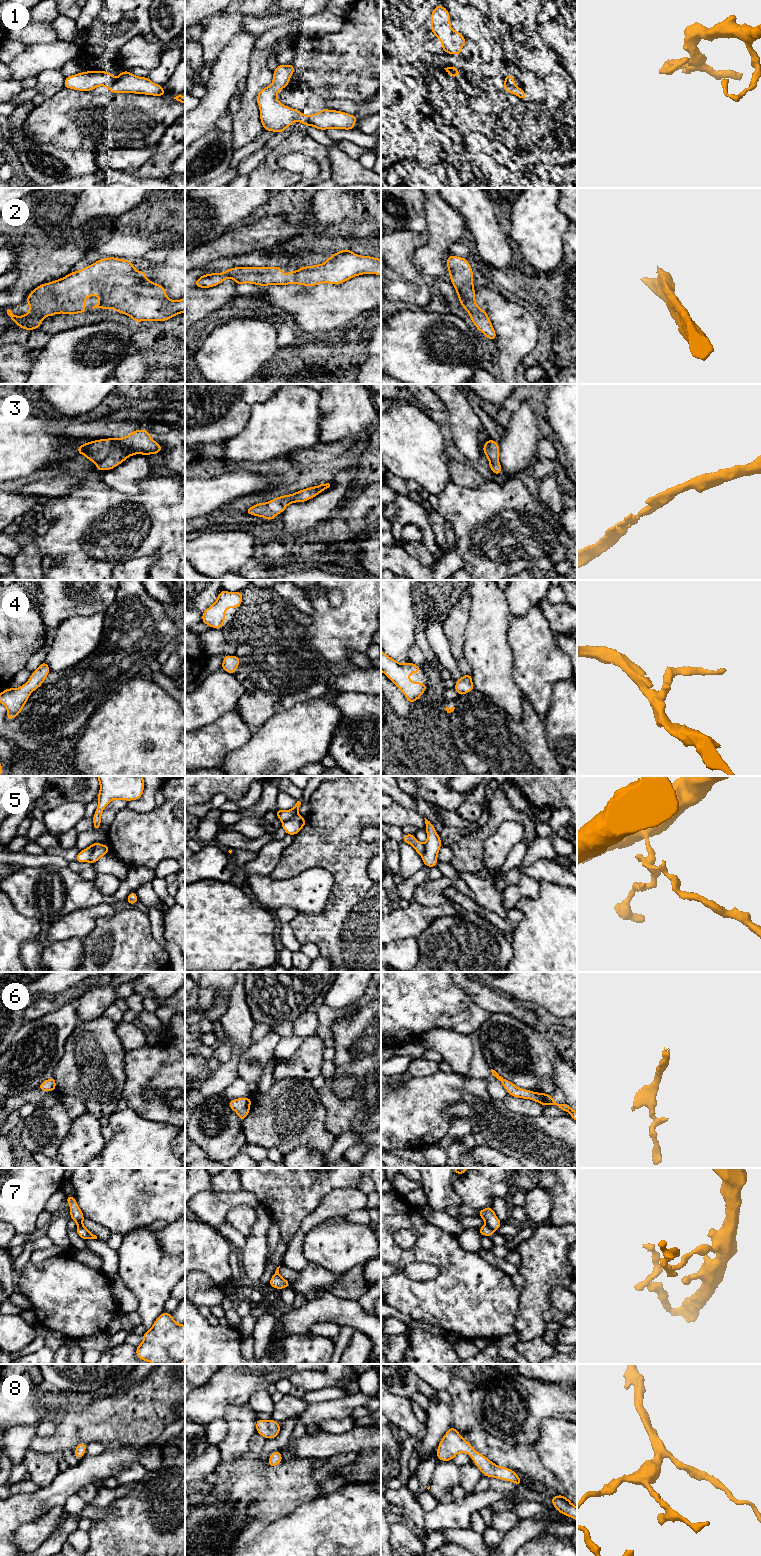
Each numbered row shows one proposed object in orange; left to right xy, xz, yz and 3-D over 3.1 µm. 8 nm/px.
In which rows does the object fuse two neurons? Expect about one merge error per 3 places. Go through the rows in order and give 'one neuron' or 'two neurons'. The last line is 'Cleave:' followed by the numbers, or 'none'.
1: two neurons
2: one neuron
3: one neuron
4: one neuron
5: two neurons
6: one neuron
7: two neurons
8: one neuron
Cleave: 1, 5, 7

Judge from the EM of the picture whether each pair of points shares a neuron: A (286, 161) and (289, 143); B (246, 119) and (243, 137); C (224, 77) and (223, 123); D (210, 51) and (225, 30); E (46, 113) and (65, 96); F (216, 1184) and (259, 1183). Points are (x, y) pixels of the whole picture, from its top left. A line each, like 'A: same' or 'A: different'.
A: different
B: same
C: different
D: same
E: same
F: different

